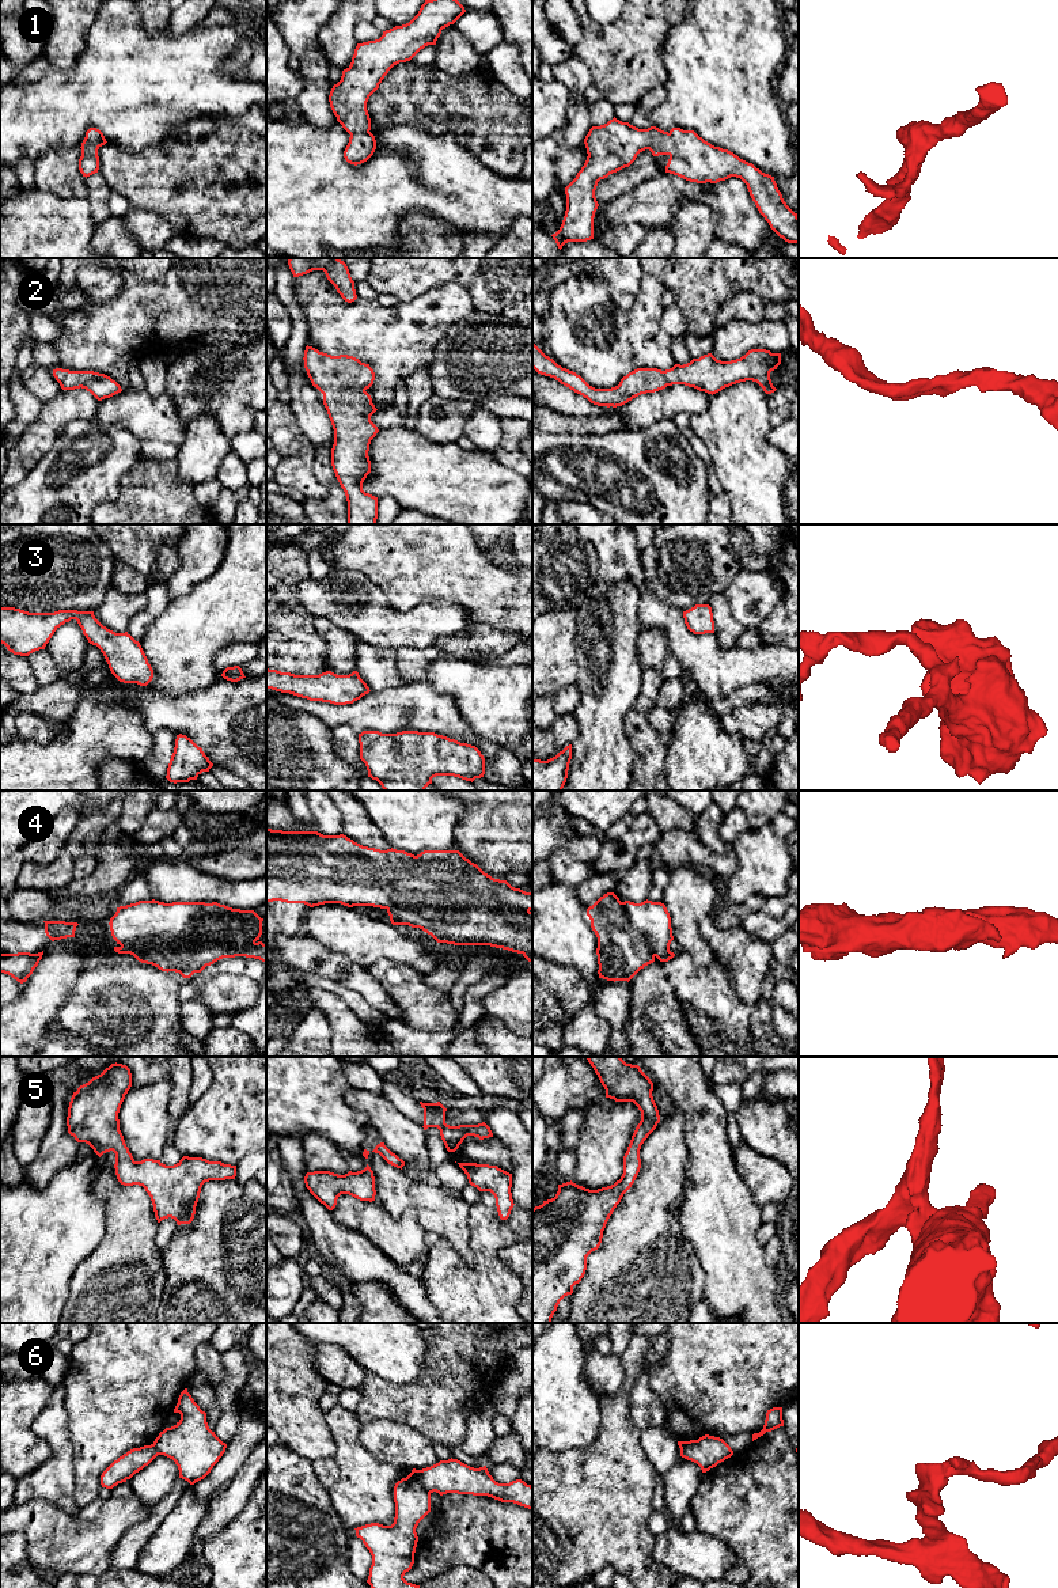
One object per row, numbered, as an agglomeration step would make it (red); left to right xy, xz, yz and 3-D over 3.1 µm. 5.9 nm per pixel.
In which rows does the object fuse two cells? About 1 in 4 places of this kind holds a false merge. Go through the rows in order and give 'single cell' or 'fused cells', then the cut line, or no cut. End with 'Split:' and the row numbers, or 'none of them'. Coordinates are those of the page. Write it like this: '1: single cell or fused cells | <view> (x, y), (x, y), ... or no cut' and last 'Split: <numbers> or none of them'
1: single cell | no cut
2: single cell | no cut
3: single cell | no cut
4: single cell | no cut
5: single cell | no cut
6: fused cells | xz (418, 1470), (421, 1484), (429, 1493)
Split: 6

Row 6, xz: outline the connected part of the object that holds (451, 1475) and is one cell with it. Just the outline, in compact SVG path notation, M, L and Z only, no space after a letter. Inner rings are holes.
M458 1459L440 1460L420 1470L421 1482L429 1493L488 1496L501 1502L513 1502L532 1511L532 1486L522 1479L498 1483L486 1466L474 1468Z

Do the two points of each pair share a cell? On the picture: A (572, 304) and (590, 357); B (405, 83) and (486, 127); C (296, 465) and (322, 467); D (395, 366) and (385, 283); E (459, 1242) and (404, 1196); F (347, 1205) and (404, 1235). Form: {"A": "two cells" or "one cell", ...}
{"A": "one cell", "B": "one cell", "C": "two cells", "D": "two cells", "E": "one cell", "F": "one cell"}

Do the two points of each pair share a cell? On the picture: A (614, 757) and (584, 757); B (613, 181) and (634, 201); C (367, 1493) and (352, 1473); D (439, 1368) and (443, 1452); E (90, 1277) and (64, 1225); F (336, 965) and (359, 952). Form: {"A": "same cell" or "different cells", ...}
{"A": "same cell", "B": "different cells", "C": "same cell", "D": "different cells", "E": "different cells", "F": "different cells"}

